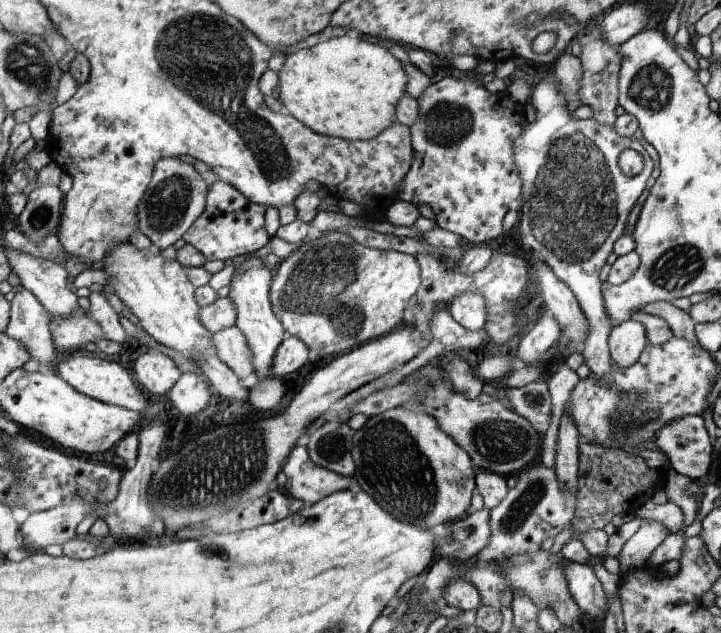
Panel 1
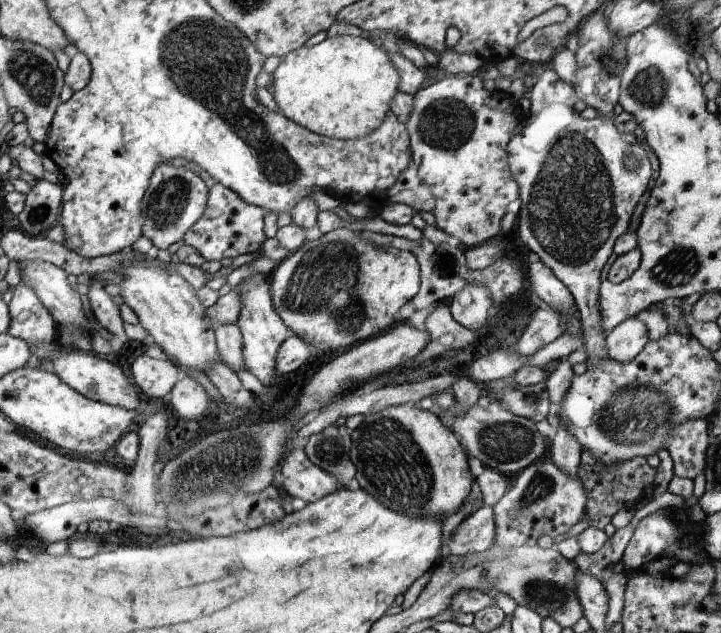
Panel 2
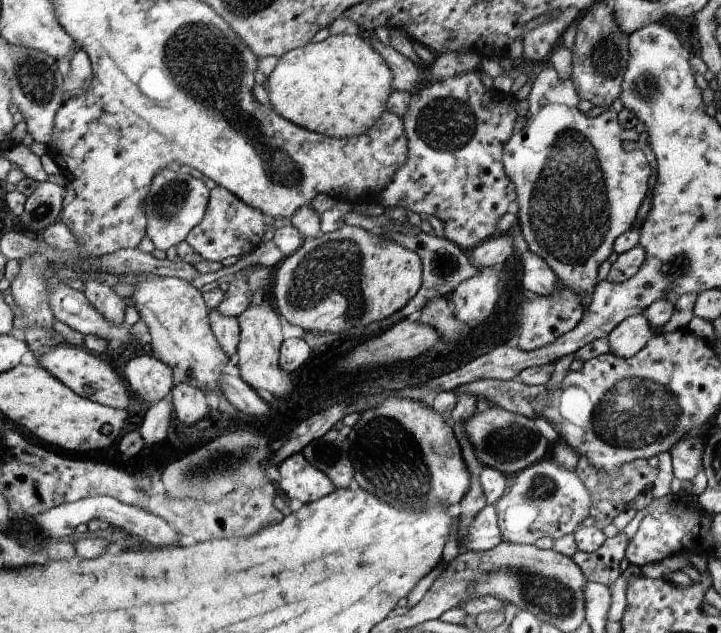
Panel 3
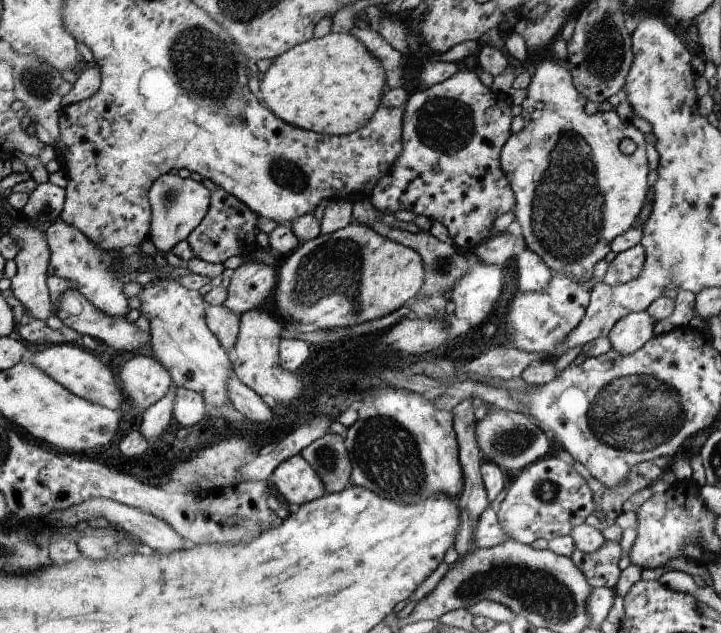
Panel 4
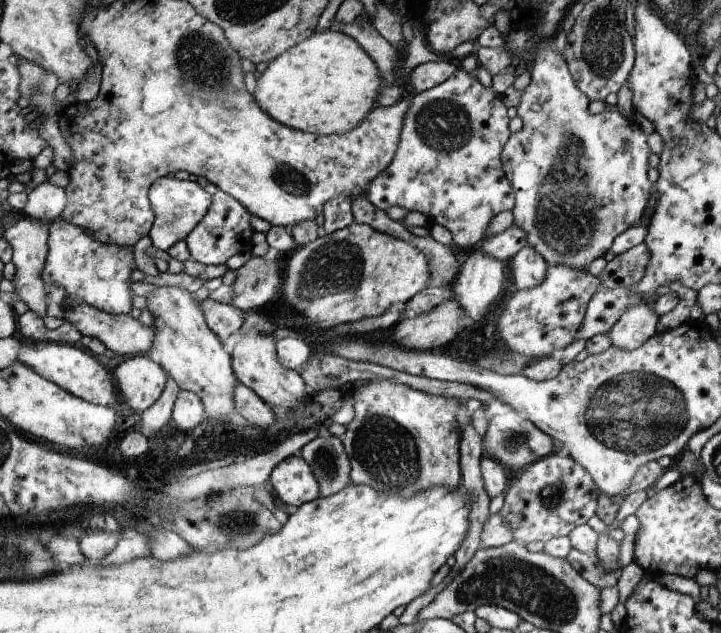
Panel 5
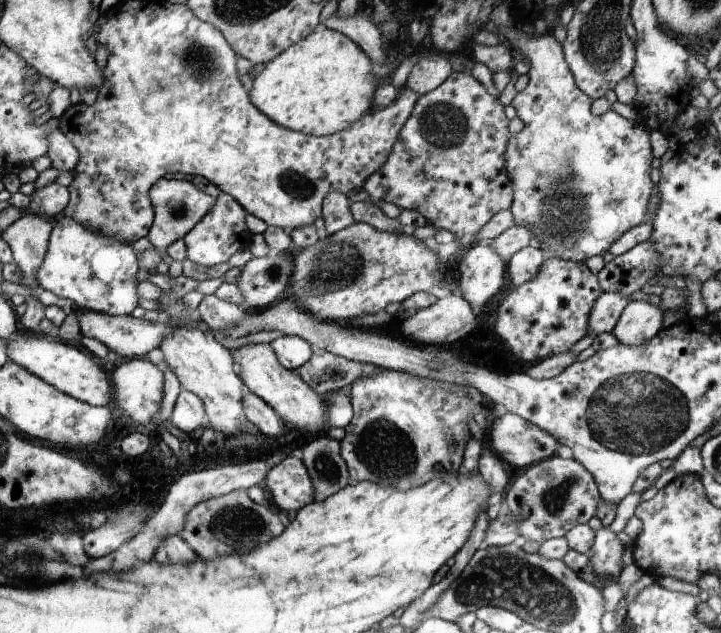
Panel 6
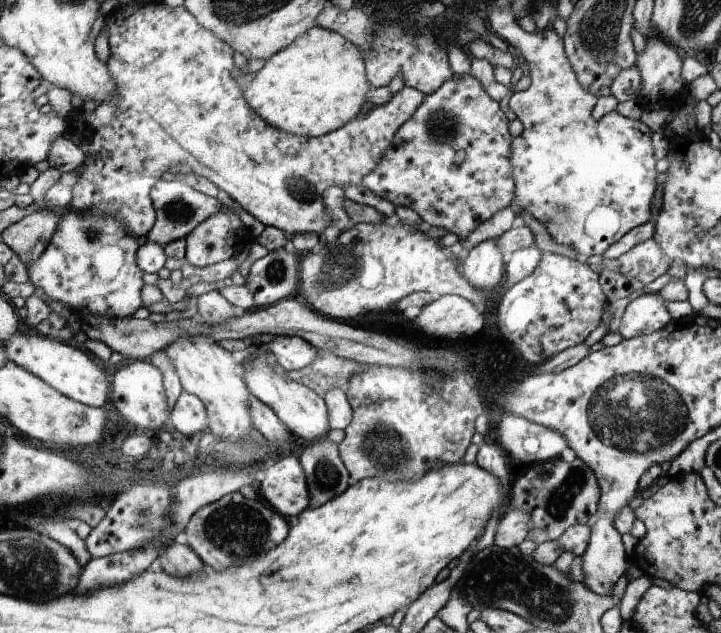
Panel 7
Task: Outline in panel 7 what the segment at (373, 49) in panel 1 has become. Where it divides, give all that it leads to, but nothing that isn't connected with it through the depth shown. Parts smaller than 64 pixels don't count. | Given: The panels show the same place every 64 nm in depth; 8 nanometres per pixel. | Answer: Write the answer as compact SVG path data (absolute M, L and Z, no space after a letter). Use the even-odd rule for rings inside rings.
M317 26L303 34L301 38L297 38L289 48L277 52L273 58L267 60L263 70L247 86L245 100L269 126L285 134L325 138L327 134L333 134L355 120L355 116L365 106L371 88L373 86L369 82L363 50L355 42L349 42L343 34Z

